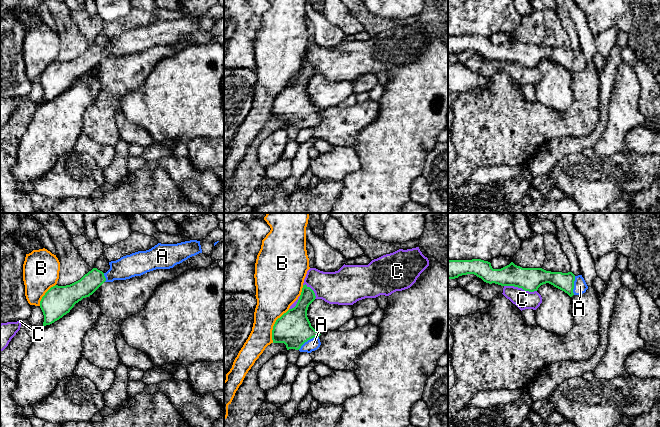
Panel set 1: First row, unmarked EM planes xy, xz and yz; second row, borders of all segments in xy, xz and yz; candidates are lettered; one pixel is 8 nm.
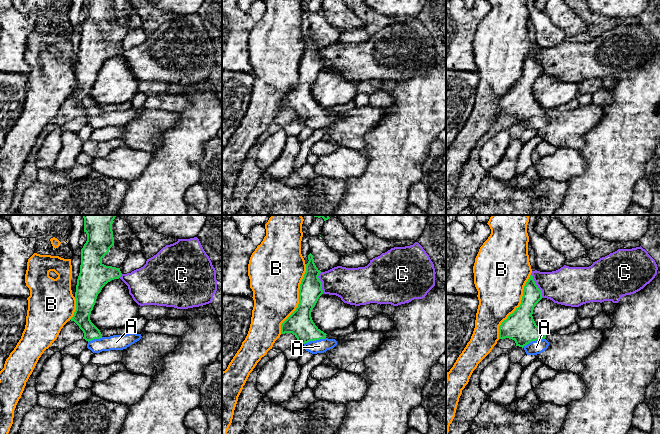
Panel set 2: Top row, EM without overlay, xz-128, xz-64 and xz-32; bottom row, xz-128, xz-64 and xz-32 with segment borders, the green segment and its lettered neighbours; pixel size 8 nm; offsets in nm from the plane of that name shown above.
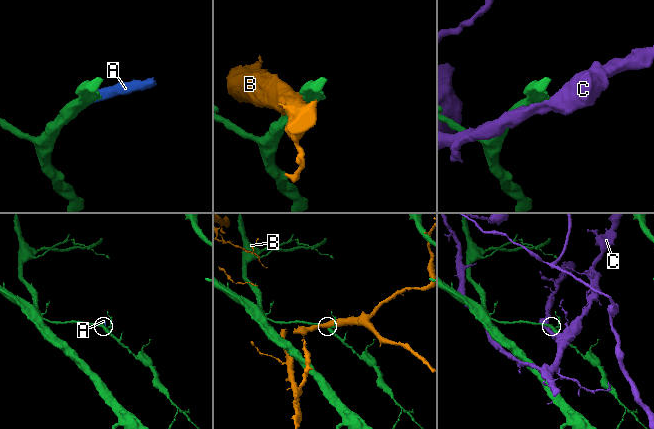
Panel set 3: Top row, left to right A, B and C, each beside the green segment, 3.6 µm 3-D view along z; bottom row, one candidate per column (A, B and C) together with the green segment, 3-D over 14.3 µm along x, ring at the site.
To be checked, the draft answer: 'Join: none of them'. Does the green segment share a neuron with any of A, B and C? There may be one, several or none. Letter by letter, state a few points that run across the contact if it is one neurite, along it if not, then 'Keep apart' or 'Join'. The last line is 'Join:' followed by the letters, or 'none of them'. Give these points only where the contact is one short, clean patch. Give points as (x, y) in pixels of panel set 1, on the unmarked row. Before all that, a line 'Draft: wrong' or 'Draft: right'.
Draft: wrong
A: Line: xz (293, 104), (301, 112), (308, 115), (313, 120). Join
B: Keep apart
C: Keep apart
Join: A

